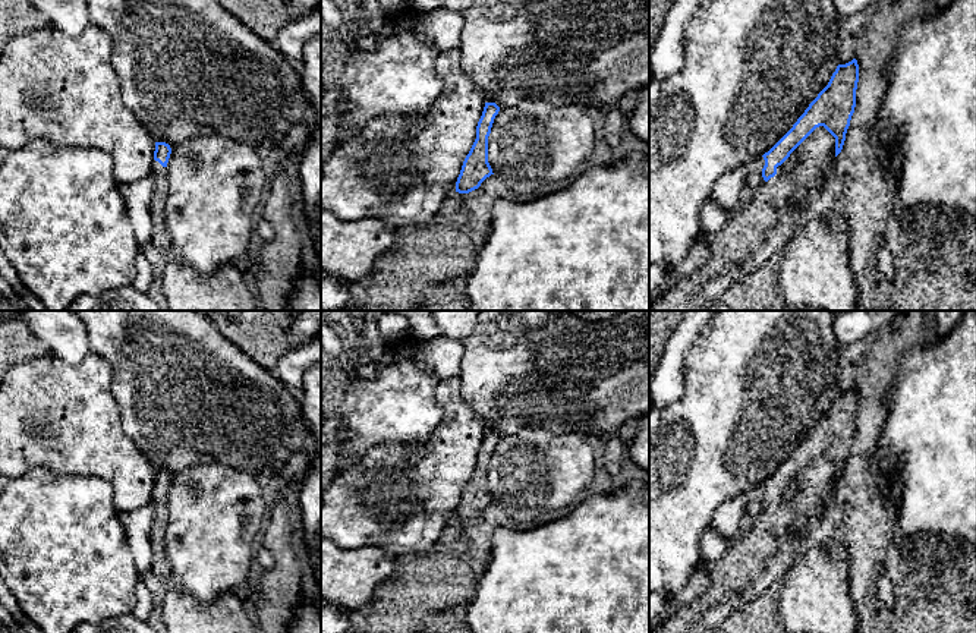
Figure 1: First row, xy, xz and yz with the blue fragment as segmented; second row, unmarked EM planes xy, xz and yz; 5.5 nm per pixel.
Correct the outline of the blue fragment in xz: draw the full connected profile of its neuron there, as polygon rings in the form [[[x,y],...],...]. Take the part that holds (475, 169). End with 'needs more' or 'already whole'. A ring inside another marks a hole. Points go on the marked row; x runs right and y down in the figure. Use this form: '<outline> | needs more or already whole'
[[[485,103],[482,116],[476,126],[476,139],[466,155],[456,182],[456,192],[469,193],[489,177],[492,169],[488,163],[488,136],[500,107],[495,103]]] | already whole

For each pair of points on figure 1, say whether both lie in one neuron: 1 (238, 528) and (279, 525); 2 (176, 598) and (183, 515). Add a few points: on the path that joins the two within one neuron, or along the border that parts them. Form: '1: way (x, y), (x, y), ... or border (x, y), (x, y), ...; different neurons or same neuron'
1: border (267, 517), (258, 544); different neurons
2: border (173, 582), (195, 598), (210, 601); different neurons

